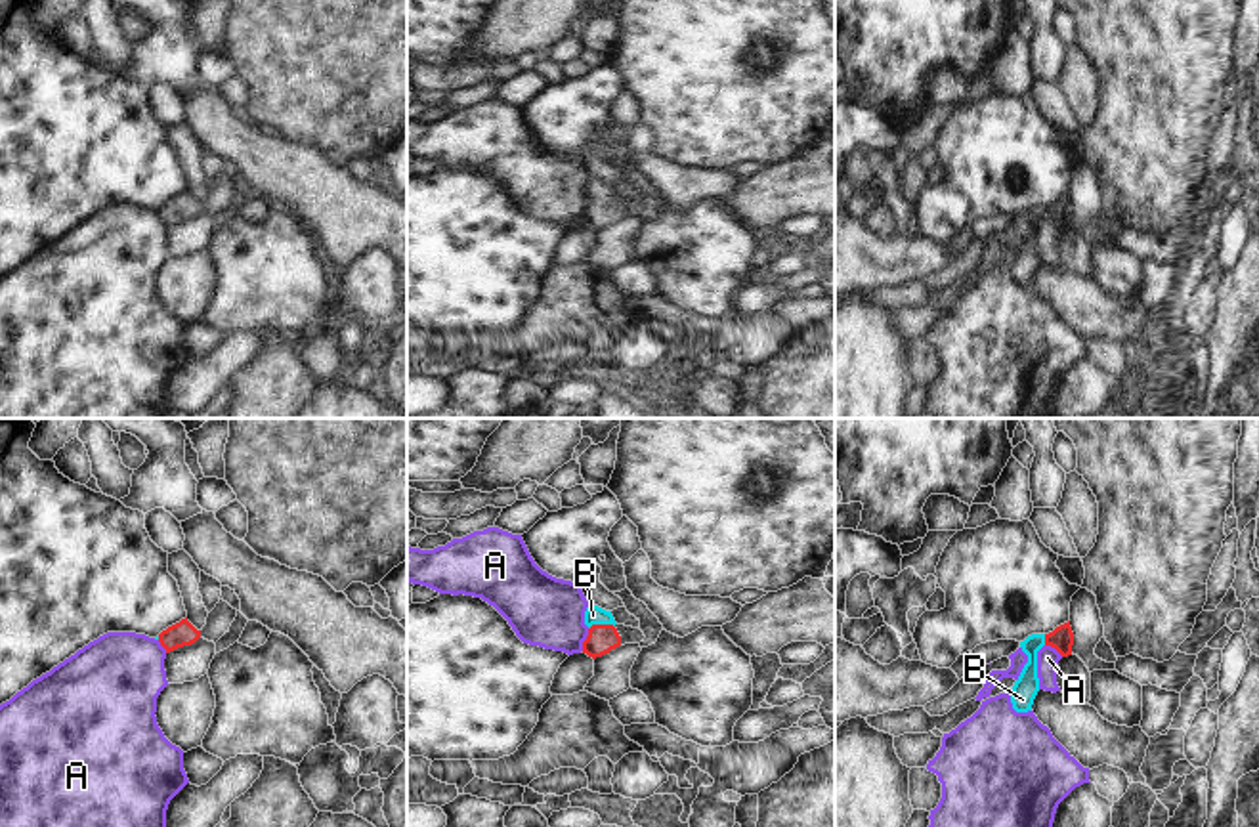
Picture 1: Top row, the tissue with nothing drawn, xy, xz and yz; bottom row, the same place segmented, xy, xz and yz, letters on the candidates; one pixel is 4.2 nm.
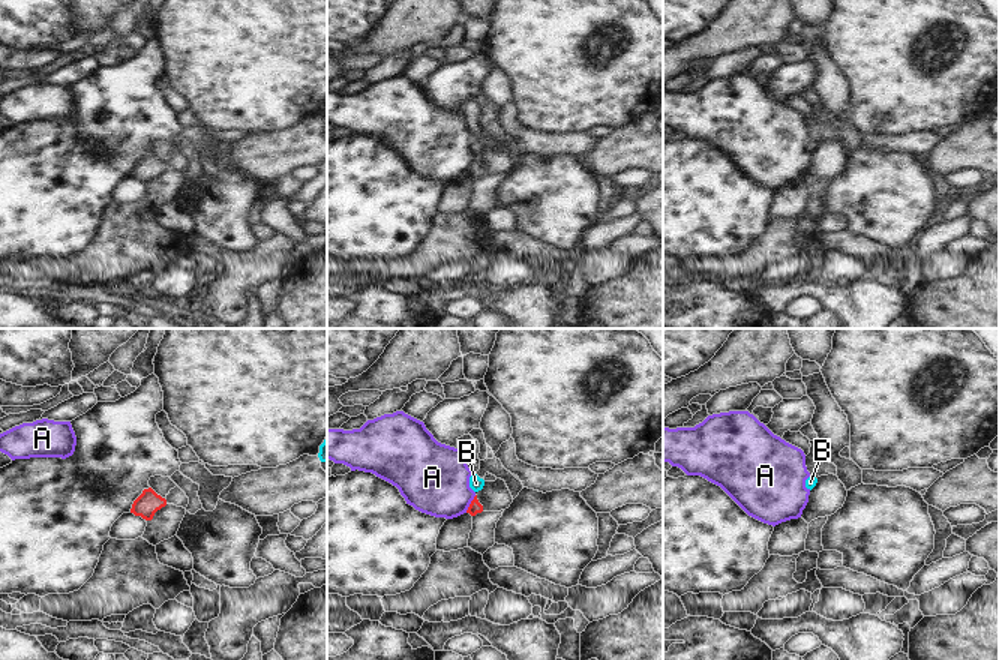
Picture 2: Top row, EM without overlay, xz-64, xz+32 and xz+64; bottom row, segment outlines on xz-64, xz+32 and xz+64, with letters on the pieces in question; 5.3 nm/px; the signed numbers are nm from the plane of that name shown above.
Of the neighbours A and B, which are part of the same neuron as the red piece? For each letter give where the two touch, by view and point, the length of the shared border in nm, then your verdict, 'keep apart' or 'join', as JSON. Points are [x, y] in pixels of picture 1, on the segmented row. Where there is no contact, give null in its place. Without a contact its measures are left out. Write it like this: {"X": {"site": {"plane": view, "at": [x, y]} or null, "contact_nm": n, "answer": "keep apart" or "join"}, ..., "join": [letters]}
{"A": {"site": {"plane": "xz", "at": [585, 640]}, "contact_nm": 100, "answer": "keep apart"}, "B": {"site": {"plane": "xz", "at": [600, 625]}, "contact_nm": 110, "answer": "join"}, "join": ["B"]}

